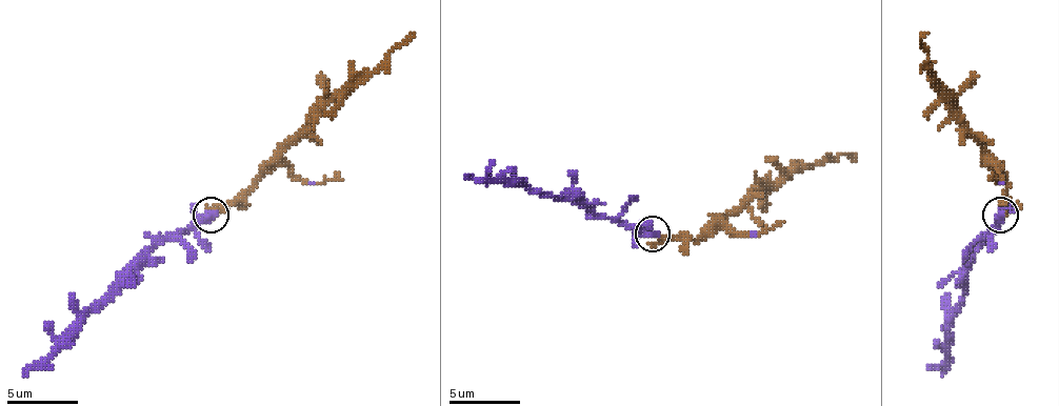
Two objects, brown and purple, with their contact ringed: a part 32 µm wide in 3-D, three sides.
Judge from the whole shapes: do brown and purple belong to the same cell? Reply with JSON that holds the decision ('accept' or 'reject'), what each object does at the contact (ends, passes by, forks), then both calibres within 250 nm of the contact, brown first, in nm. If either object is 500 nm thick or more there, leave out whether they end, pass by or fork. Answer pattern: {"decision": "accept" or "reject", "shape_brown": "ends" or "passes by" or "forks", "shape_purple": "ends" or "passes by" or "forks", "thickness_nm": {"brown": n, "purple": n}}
{"decision": "accept", "shape_brown": "passes by", "shape_purple": "passes by", "thickness_nm": {"brown": 400, "purple": 320}}

